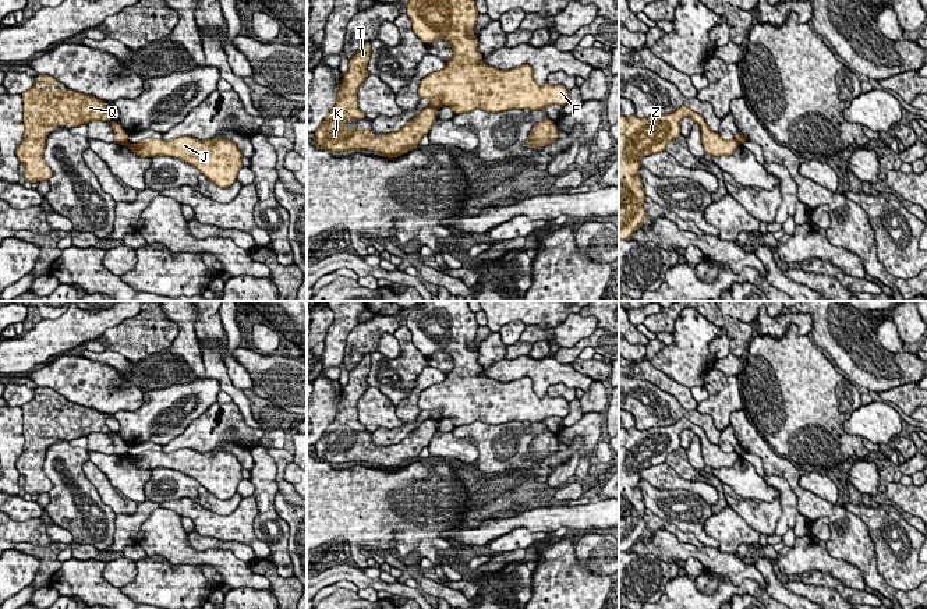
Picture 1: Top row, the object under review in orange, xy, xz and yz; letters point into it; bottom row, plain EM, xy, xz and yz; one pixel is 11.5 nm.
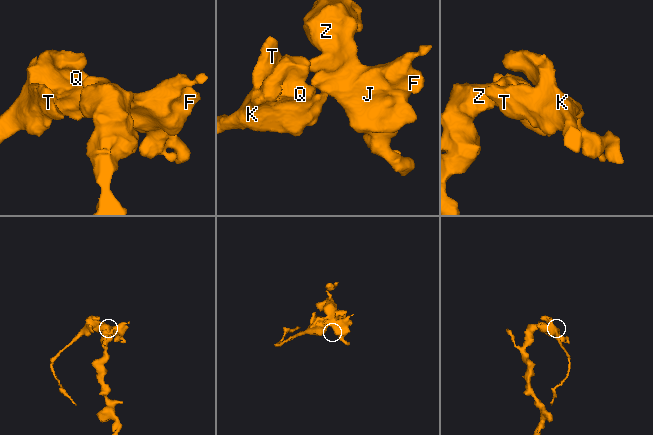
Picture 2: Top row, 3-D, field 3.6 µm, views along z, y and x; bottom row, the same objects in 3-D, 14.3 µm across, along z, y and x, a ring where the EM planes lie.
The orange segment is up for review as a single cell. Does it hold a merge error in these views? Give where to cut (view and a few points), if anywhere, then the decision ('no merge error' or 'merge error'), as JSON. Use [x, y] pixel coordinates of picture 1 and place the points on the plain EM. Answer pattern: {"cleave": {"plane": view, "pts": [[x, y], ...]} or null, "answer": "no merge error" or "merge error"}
{"cleave": {"plane": "xz", "pts": [[431, 417], [438, 420]]}, "answer": "merge error"}

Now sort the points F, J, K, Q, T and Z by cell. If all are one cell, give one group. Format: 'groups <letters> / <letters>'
groups F J Z / K Q T

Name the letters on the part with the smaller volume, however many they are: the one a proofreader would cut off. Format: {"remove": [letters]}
{"remove": ["K", "Q", "T"]}

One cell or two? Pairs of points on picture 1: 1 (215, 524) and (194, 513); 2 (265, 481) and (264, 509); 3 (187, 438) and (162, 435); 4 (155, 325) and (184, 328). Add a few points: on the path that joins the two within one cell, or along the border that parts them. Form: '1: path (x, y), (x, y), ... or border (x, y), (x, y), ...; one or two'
1: path (209, 524), (200, 516); one
2: path (265, 488), (265, 502); one
3: border (201, 415), (163, 446); two
4: border (166, 315), (177, 325), (177, 336), (158, 353); two

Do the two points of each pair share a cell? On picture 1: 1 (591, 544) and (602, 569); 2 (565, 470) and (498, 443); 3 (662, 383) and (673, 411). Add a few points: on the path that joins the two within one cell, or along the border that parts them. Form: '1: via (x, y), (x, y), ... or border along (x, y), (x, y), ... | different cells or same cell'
1: via (595, 549), (602, 556), (602, 563) | same cell
2: border along (579, 446), (547, 480) | different cells
3: border along (646, 379), (668, 392), (685, 409), (693, 409) | different cells

